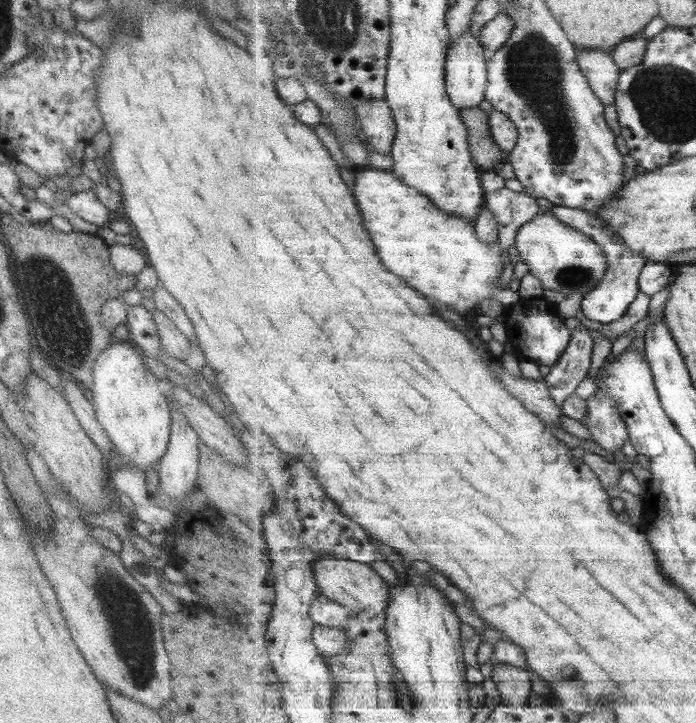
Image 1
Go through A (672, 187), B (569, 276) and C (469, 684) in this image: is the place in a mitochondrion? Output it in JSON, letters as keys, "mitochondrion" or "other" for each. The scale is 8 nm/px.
{"A":"other","B":"mitochondrion","C":"other"}

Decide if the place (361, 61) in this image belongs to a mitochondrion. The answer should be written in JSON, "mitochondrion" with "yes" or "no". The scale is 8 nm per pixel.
{"mitochondrion":"no"}

